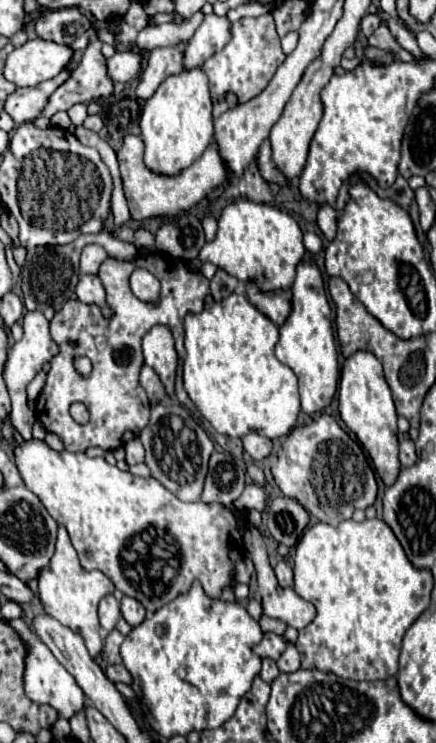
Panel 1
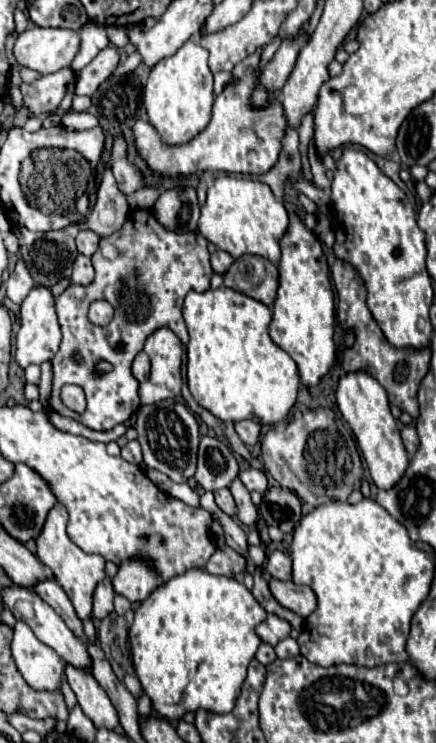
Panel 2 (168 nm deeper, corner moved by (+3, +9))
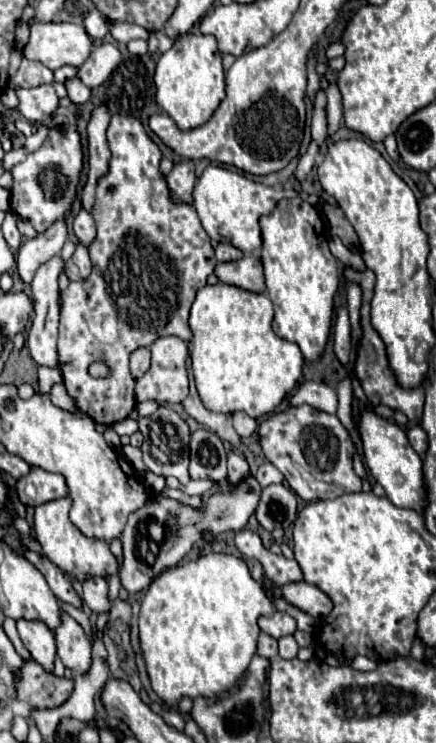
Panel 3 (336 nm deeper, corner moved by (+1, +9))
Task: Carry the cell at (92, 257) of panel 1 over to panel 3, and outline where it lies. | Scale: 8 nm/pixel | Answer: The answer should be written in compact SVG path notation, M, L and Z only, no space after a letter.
M81 209L77 213L77 217L73 221L73 231L75 231L75 235L77 235L77 239L79 239L81 245L89 247L93 243L93 237L97 235L97 229L95 229L93 217L85 209Z

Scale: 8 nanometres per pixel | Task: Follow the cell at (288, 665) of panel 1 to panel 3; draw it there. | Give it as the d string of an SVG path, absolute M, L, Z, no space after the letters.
M291 635L279 639L279 657L281 659L295 659L297 651L299 651L299 645Z

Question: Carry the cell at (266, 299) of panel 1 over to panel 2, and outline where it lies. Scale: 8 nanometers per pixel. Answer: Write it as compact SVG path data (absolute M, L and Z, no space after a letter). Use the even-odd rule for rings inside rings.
M245 255L241 259L237 259L233 265L237 265L233 271L231 267L227 269L227 273L223 275L223 285L237 289L241 293L245 293L247 297L253 297L265 305L271 305L275 301L275 289L279 285L279 273L277 267L263 257L257 255ZM245 263L263 263L265 265L265 277L247 271L249 265Z

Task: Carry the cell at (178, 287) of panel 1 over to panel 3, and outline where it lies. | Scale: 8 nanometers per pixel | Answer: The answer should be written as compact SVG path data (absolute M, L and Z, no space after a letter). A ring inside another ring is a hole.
M113 115L107 129L107 141L111 147L109 173L97 185L97 203L93 211L97 237L89 247L93 271L85 281L69 283L69 287L61 291L59 363L63 383L77 409L97 423L115 425L129 417L135 407L135 379L129 373L129 355L165 335L191 341L193 335L187 323L189 309L197 289L205 287L207 277L215 271L217 259L195 209L171 201L167 183L159 175L161 151L147 137L143 125L135 117ZM91 361L109 361L113 375L109 379L93 379L87 373Z

